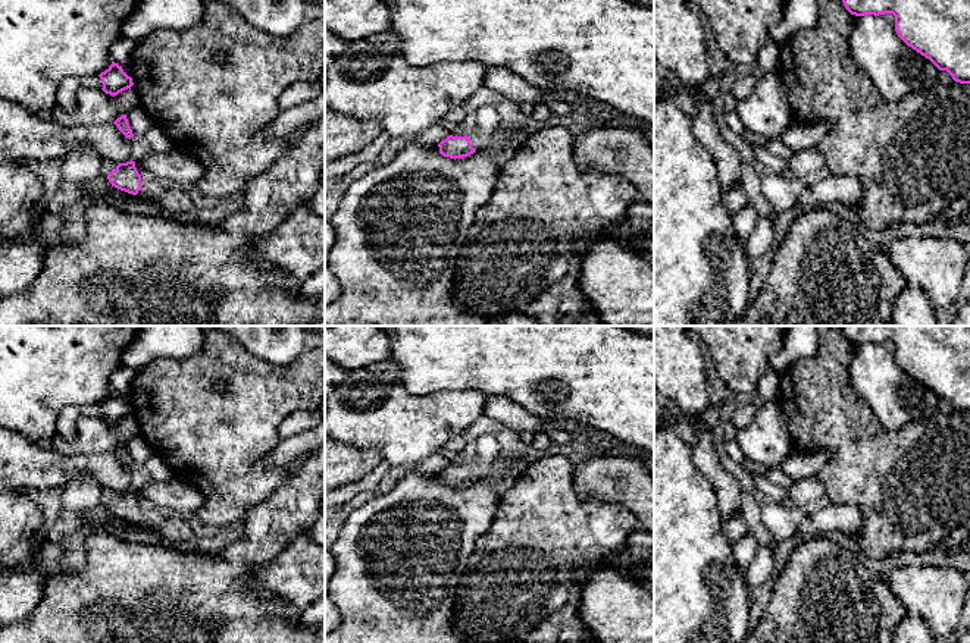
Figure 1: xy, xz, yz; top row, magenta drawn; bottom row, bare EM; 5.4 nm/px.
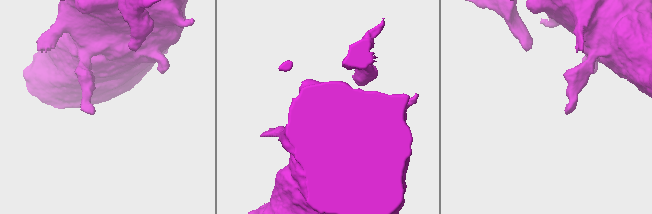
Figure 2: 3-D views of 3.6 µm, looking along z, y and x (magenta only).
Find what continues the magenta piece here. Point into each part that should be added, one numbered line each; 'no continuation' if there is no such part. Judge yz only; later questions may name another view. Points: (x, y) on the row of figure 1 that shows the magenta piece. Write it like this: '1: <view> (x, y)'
no continuation

